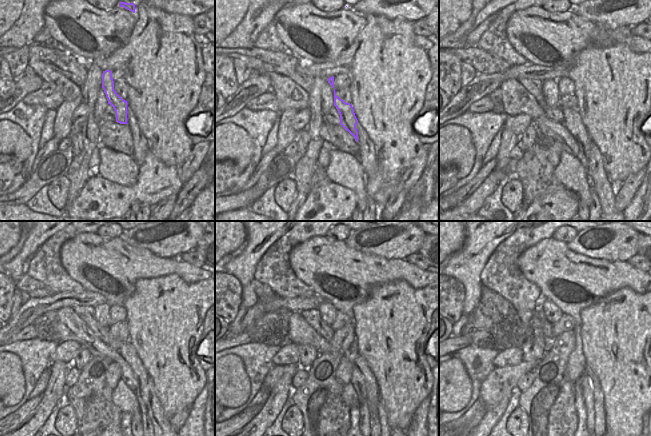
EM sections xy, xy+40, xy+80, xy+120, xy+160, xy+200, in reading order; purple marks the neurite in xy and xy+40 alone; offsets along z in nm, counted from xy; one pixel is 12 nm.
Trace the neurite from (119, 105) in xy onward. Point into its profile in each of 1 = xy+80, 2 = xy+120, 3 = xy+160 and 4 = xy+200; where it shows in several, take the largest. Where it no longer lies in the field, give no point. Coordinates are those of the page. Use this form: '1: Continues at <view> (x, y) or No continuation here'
1: Continues at xy+80 (572, 121)
2: Continues at xy+120 (128, 352)
3: Continues at xy+160 (360, 363)
4: Continues at xy+200 (600, 414)

